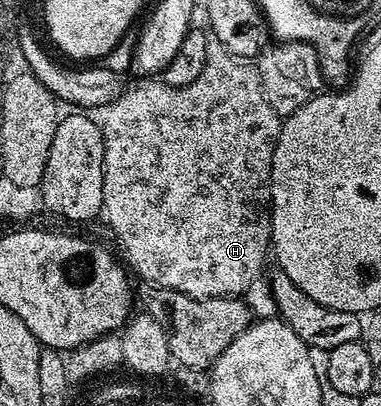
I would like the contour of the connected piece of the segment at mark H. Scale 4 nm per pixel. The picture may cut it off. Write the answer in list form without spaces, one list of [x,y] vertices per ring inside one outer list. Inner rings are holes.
[[[210,38],[207,45],[207,66],[203,69],[203,73],[196,81],[191,81],[191,85],[186,87],[172,87],[162,81],[160,77],[145,77],[137,83],[134,87],[126,86],[120,96],[118,96],[121,103],[117,103],[117,107],[113,107],[113,115],[109,115],[109,127],[105,127],[105,132],[101,134],[103,141],[109,139],[109,175],[103,173],[103,205],[101,210],[103,212],[103,219],[109,222],[111,230],[117,234],[117,239],[121,242],[121,247],[125,250],[123,259],[126,264],[134,272],[138,271],[140,278],[147,282],[157,283],[159,287],[166,287],[169,290],[177,290],[179,293],[187,294],[191,298],[227,298],[229,296],[241,297],[244,296],[245,290],[265,270],[265,258],[268,260],[271,255],[271,200],[269,197],[269,178],[271,177],[271,161],[275,153],[275,145],[277,138],[281,132],[281,125],[283,122],[282,116],[275,113],[275,109],[271,109],[271,105],[267,105],[267,97],[263,97],[263,89],[259,81],[259,73],[256,66],[252,62],[246,61],[240,55],[232,55],[220,41],[215,38]]]

